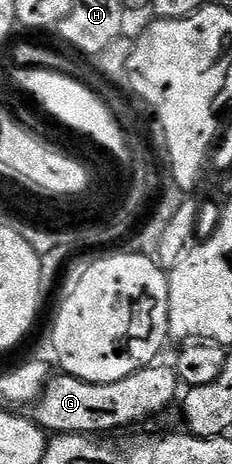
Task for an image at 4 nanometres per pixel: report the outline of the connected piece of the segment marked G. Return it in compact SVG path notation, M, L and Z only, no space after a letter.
M149 365L130 373L130 377L122 377L122 381L109 383L91 383L73 375L53 374L40 398L31 404L30 418L45 433L93 437L108 433L104 431L116 431L119 427L144 423L151 415L166 410L175 401L176 390L182 387L171 366L160 366Z

